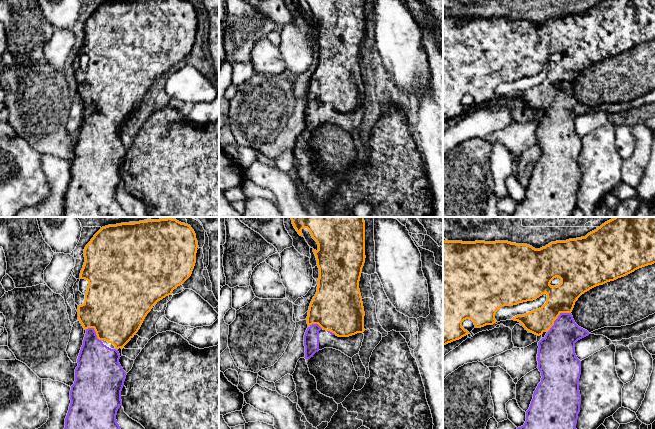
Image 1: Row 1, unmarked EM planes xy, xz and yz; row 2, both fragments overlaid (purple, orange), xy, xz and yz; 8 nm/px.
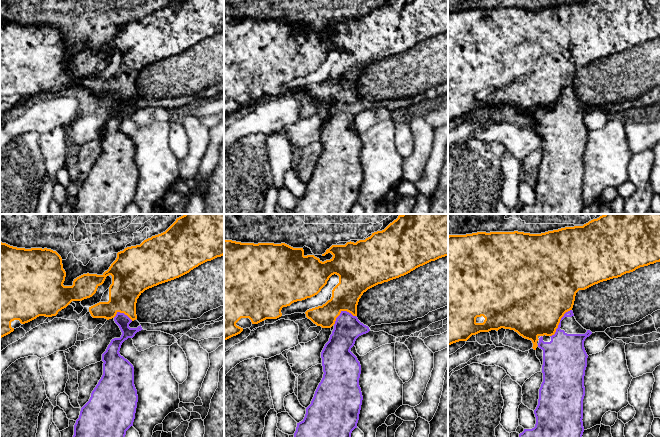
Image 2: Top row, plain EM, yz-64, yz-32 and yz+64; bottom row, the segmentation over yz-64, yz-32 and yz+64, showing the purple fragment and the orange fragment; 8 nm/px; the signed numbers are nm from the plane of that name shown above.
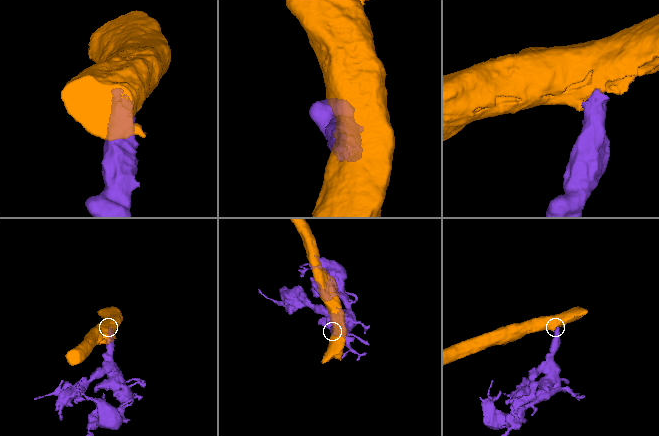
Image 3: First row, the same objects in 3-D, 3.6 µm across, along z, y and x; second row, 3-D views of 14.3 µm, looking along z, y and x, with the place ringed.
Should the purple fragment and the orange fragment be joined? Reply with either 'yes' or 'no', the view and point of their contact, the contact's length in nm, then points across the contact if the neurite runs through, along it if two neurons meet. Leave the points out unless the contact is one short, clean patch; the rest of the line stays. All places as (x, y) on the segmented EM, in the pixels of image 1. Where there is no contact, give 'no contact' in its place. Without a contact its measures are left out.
yes | yz (557, 318) | 260 nm

